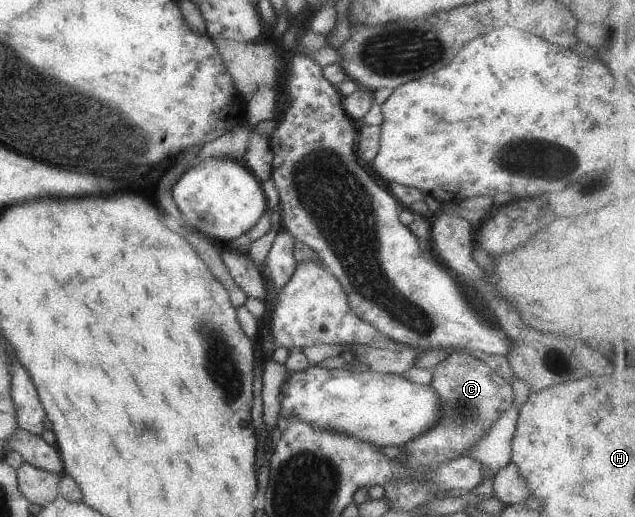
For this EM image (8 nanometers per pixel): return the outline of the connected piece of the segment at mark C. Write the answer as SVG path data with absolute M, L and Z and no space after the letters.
M456 350L450 351L449 356L435 366L431 388L439 394L439 422L431 426L431 430L403 444L403 453L397 462L401 460L401 464L411 468L439 466L443 462L465 457L465 452L484 438L493 422L511 408L515 398L509 380L497 375L482 360Z

